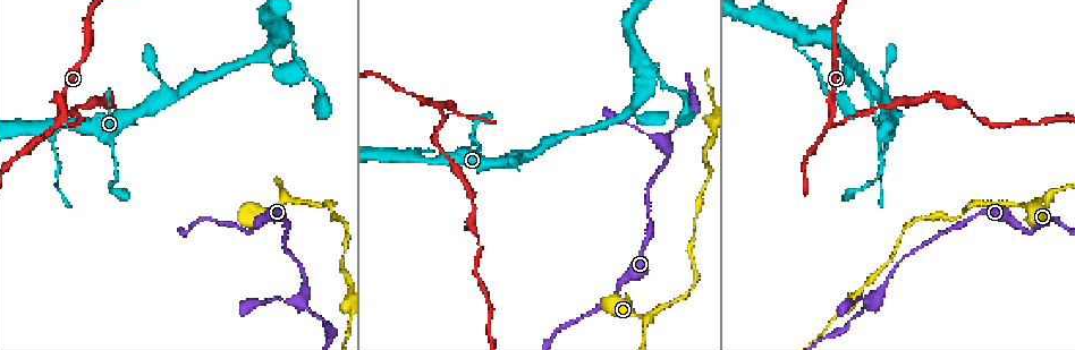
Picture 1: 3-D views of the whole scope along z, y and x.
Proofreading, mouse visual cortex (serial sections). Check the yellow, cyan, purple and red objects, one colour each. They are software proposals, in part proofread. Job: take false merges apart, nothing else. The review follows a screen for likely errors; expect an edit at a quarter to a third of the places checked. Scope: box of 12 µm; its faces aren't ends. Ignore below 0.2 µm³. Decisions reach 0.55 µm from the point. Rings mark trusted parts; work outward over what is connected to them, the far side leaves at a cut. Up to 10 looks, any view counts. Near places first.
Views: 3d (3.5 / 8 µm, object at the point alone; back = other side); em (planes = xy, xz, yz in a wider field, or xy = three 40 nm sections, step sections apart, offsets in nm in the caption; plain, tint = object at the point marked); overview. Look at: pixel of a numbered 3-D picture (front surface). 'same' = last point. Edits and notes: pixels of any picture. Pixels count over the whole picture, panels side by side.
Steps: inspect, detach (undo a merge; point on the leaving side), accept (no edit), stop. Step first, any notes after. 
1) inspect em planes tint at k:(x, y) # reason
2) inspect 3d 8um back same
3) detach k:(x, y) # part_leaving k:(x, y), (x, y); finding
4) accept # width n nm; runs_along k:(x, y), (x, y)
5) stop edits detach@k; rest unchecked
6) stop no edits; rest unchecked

inspect 3d 3.5um at 1:(427, 99) # a fork

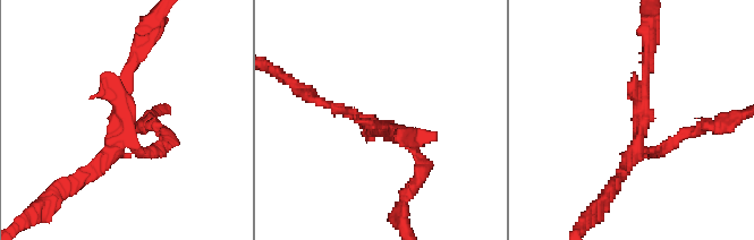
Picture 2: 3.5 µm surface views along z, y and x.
detach 2:(671, 145) # arm_widths 150, 150, 150 nm; part_leaving 2:(120, 90), (127, 138), (142, 152), (166, 138); a second cell is stuck on

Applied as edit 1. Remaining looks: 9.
inspect overview

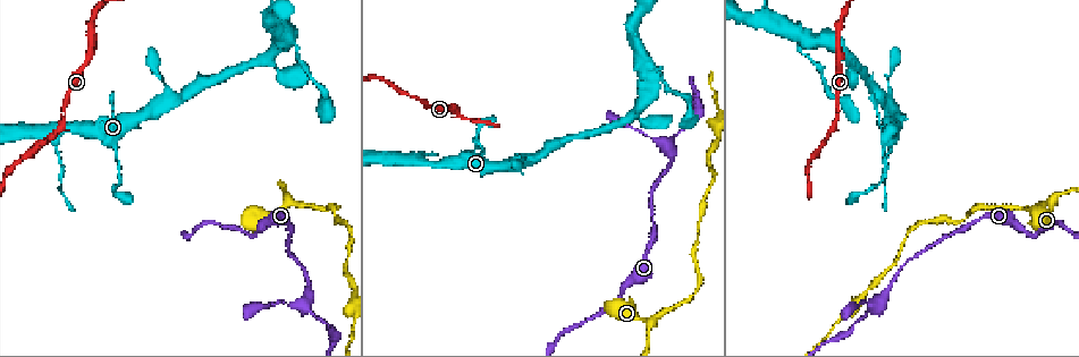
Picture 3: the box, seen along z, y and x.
inspect 3d 3.5um at 3:(669, 140) # calibre changes

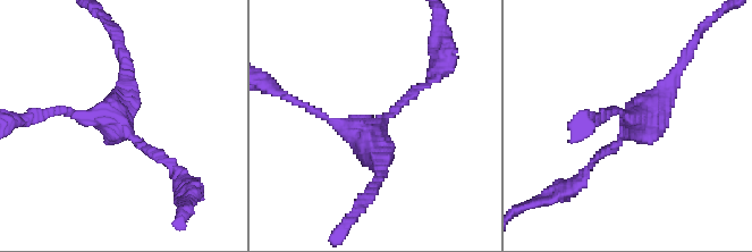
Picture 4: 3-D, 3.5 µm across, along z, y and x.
inspect em xy step 5 tint at 4:(124, 130)

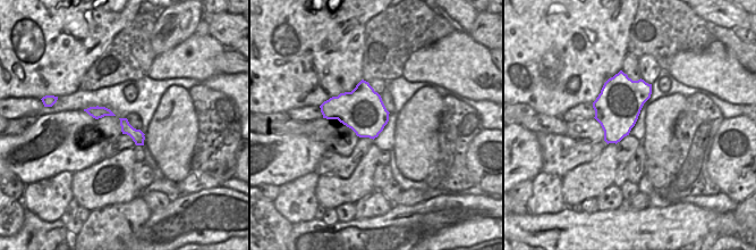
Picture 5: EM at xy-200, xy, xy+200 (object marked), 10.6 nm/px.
accept # runs_along 4:(676, 73), (656, 108), (589, 167); all the same cell

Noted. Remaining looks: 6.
inspect 3d 3.5um back at 3:(653, 321)

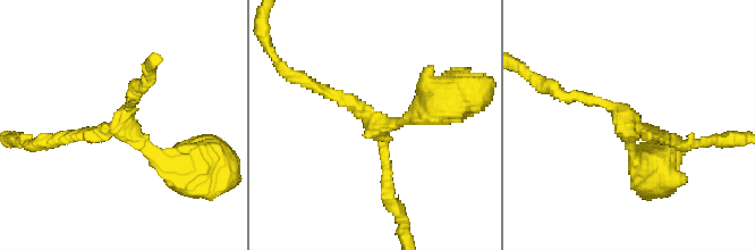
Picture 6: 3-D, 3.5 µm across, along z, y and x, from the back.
inspect em planes tint at 6:(123, 126) # arms 3; arm_widths 150, 150, 350 nm

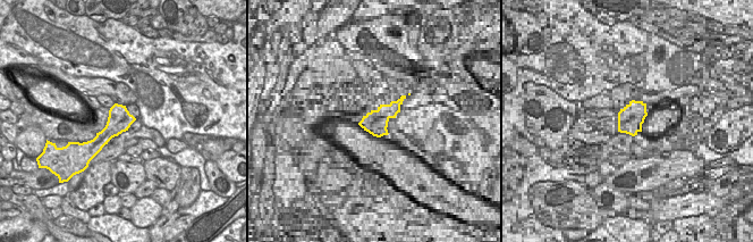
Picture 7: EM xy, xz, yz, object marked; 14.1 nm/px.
accept # width 340 nm; runs_along 6:(183, 169), (124, 127), (58, 138); continuous, no second cell

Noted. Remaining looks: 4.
inspect 3d 8um at 3:(804, 41) # three-way junction

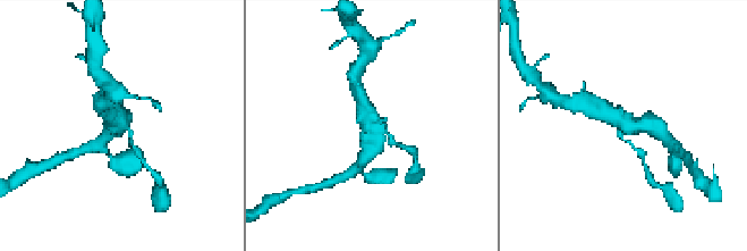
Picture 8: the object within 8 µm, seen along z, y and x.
inspect em xy step 3 tint at 8:(375, 124) # arms 3; arm_widths 150, 500, 500 nm; now the EM

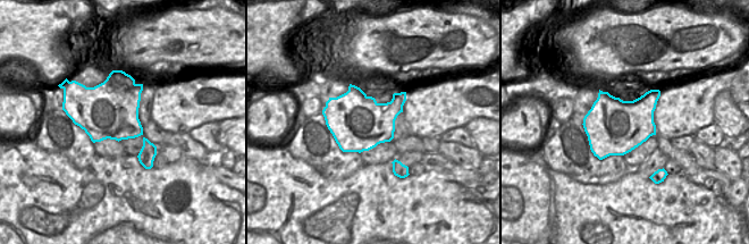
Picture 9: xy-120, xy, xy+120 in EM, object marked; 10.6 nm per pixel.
accept # one cell here

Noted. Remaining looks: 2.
stop edits detach@2; rest unchecked

